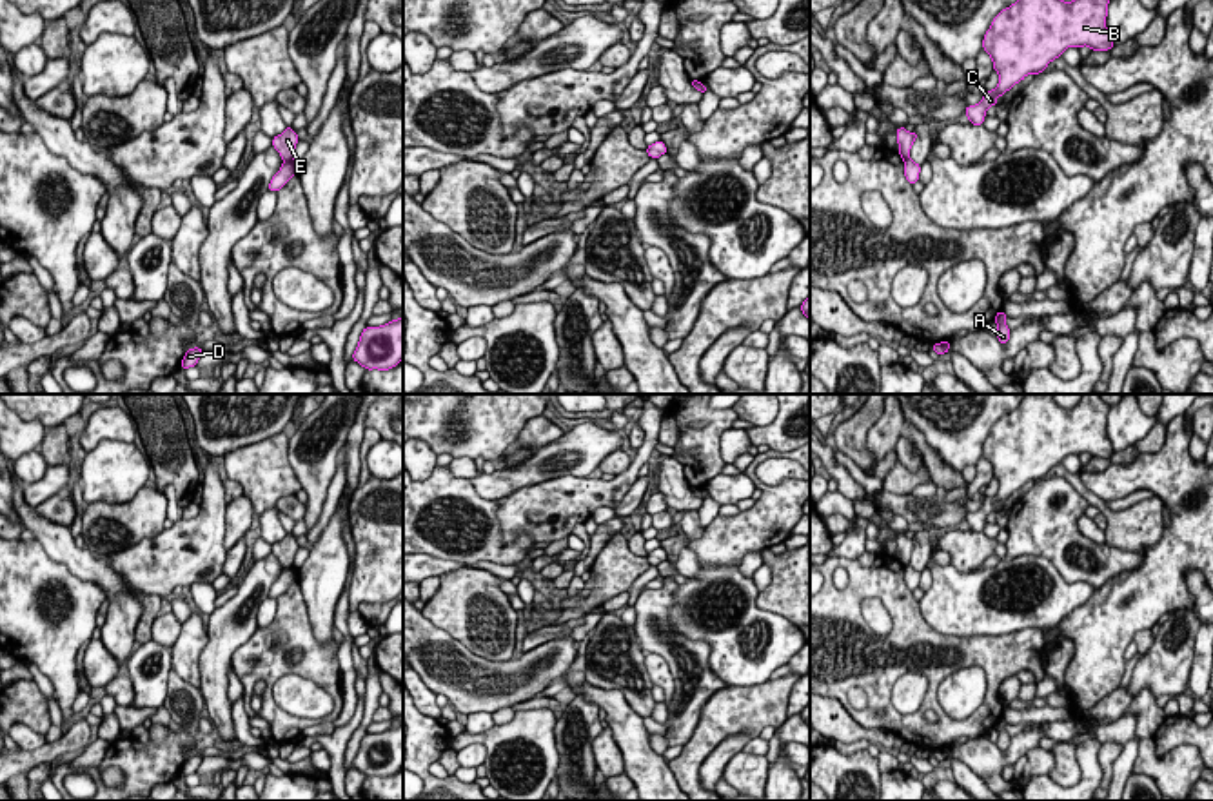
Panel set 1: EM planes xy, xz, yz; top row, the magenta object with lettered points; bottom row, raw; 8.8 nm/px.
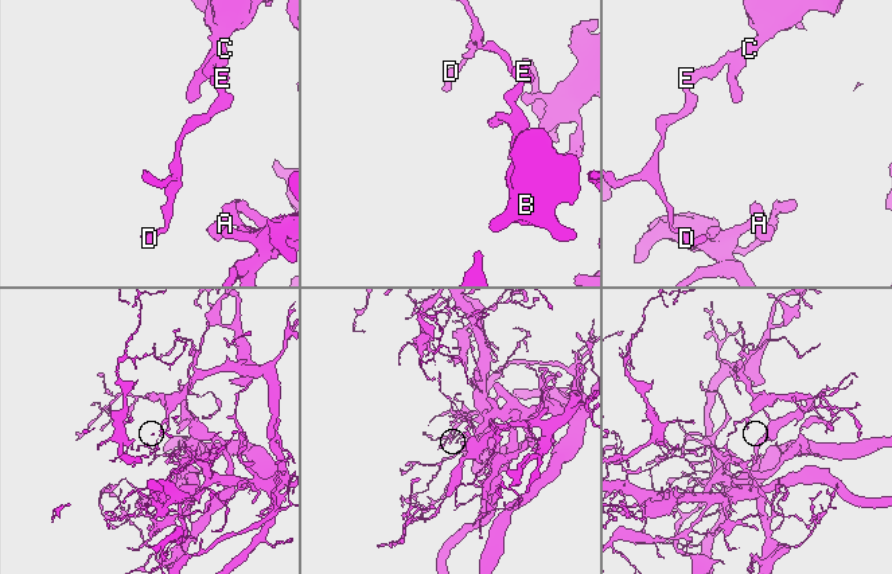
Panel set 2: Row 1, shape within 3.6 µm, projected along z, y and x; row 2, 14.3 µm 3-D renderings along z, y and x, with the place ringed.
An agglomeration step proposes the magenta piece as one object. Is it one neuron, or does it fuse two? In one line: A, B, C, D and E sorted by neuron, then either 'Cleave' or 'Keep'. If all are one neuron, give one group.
Groups: A B C E / D. Cleave

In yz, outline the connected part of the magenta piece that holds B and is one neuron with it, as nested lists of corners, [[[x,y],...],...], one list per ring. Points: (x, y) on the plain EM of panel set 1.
[[[1026,394],[1019,407],[1002,416],[984,441],[982,456],[991,463],[999,492],[986,498],[964,521],[982,532],[990,512],[1026,481],[1046,478],[1068,454],[1088,452],[1109,458],[1115,450],[1106,434],[1109,405],[1099,394],[1084,394],[1071,407],[1060,407],[1051,394]]]

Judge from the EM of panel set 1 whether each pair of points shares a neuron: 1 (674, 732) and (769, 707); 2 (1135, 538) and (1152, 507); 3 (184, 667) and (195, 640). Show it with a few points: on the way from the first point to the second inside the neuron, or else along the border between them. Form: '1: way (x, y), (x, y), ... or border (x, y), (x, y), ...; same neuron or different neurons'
1: border (718, 691), (707, 700), (692, 736), (681, 745); different neurons
2: way (1135, 531), (1146, 514); same neuron
3: way (186, 660), (187, 647); same neuron

